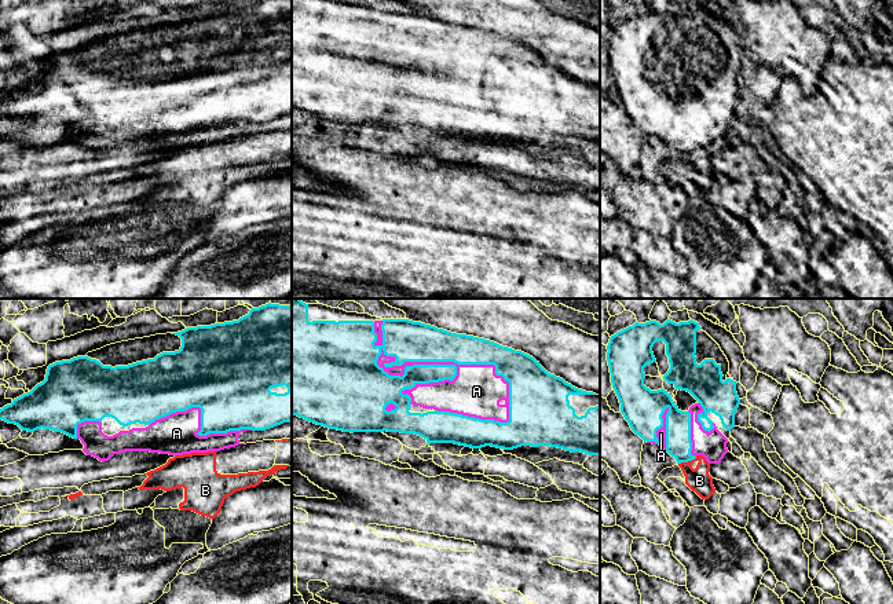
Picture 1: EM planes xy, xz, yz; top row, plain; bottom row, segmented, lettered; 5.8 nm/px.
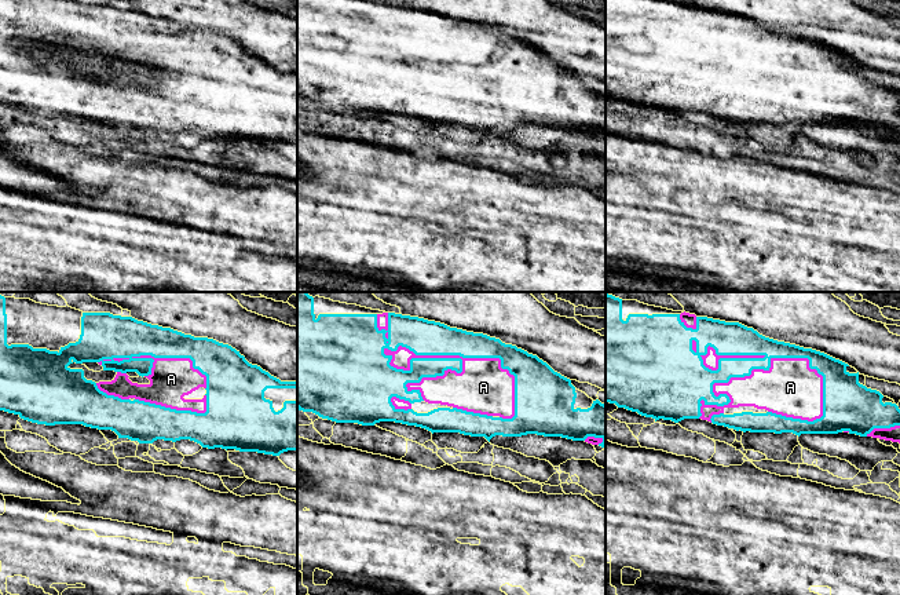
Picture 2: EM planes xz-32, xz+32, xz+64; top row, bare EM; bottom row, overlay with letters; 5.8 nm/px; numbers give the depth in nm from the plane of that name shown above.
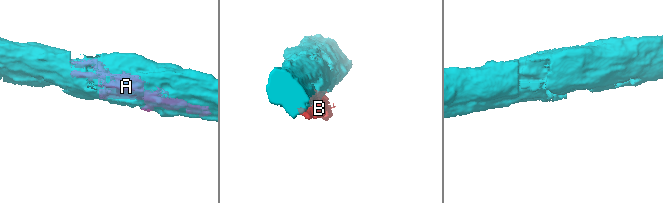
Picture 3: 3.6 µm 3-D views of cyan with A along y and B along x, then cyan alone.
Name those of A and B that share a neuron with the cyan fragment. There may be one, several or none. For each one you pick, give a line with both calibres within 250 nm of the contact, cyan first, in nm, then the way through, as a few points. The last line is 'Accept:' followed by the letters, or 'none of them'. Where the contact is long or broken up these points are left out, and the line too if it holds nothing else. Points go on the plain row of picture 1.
A: 240 nm thick on the cyan side, 280 nm on the other
Accept: A

